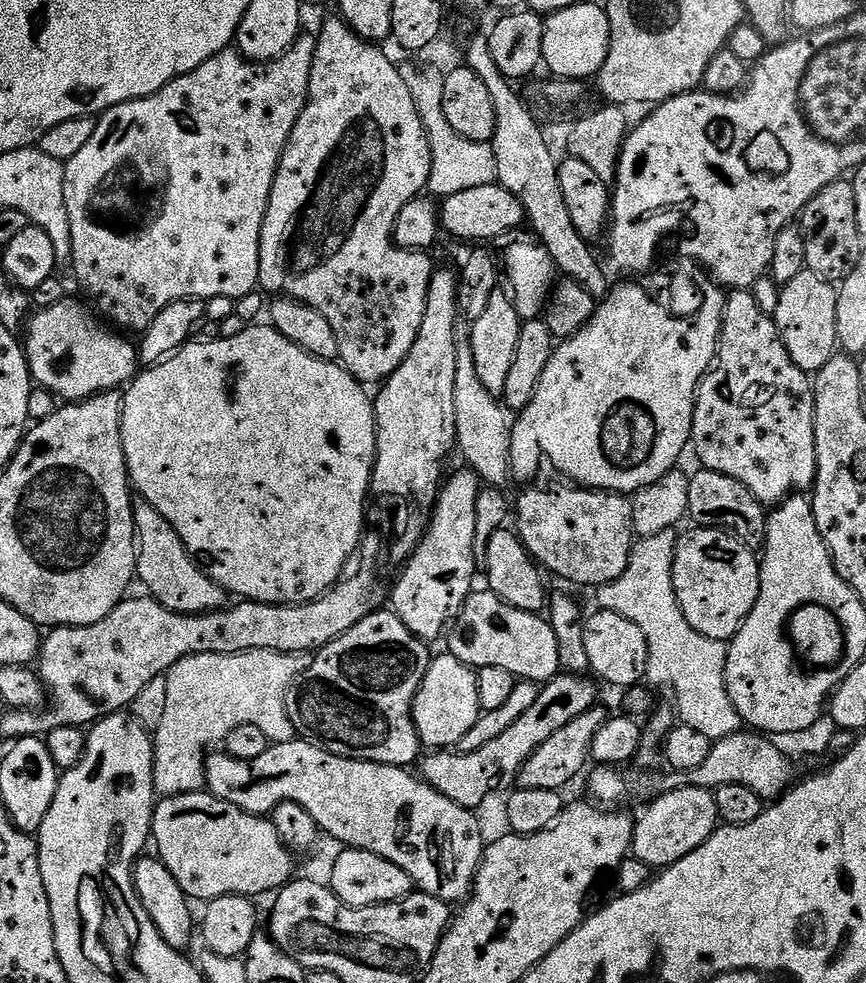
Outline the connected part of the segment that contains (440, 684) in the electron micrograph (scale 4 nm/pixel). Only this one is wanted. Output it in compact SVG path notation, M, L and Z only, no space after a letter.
M450 654L433 655L422 678L422 686L414 698L412 717L420 735L420 743L428 750L448 750L459 745L462 737L478 722L480 703L478 702L477 669L463 664Z

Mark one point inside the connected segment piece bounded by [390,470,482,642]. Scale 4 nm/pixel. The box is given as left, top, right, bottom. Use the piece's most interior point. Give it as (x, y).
(437, 581)

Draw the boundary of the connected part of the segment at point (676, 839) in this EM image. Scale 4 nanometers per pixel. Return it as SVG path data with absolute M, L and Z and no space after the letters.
M675 788L651 801L648 808L635 821L632 829L631 855L646 862L653 870L669 868L674 862L686 858L706 838L710 838L718 827L720 815L715 795L706 788Z

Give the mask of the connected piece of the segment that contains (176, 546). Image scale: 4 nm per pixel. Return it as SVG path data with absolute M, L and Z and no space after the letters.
M140 502L133 507L132 513L136 527L136 575L139 583L148 587L146 592L151 599L166 606L166 610L191 616L199 612L217 612L229 603L229 593L216 585L197 565L182 538L178 538L174 526L170 526L154 506Z

